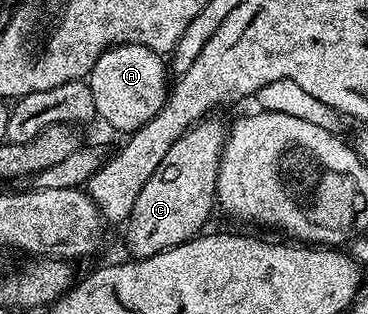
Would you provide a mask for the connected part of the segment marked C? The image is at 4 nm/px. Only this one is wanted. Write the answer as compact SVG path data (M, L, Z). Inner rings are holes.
M204 119L196 123L169 151L165 151L165 159L149 175L149 183L141 187L141 195L137 195L137 203L133 203L133 211L127 217L125 230L127 229L127 249L132 258L152 257L166 249L172 249L191 241L194 237L204 232L207 220L211 212L216 212L217 202L215 200L215 184L219 174L219 157L223 153L223 145L227 141L227 129L219 121Z

